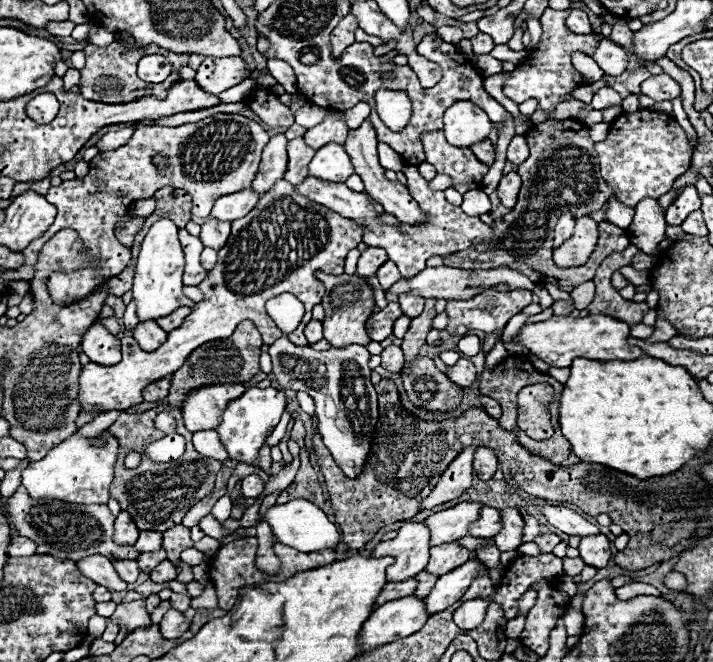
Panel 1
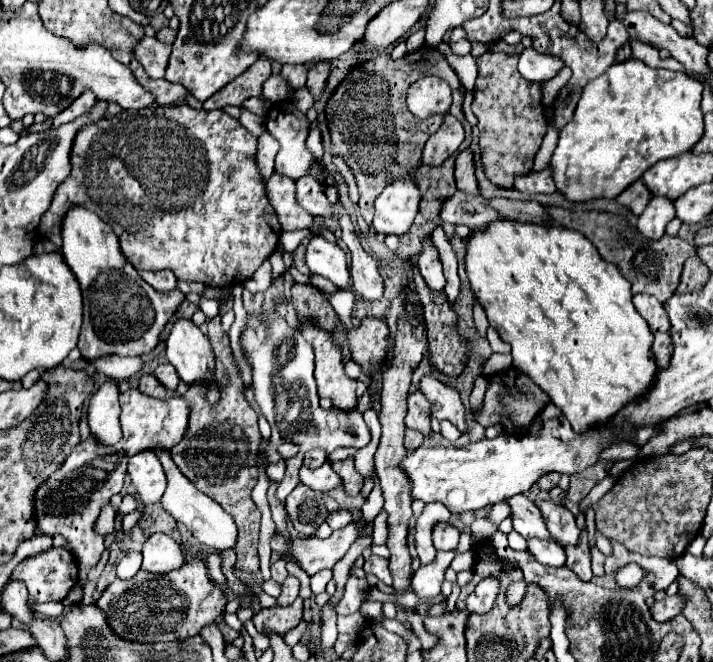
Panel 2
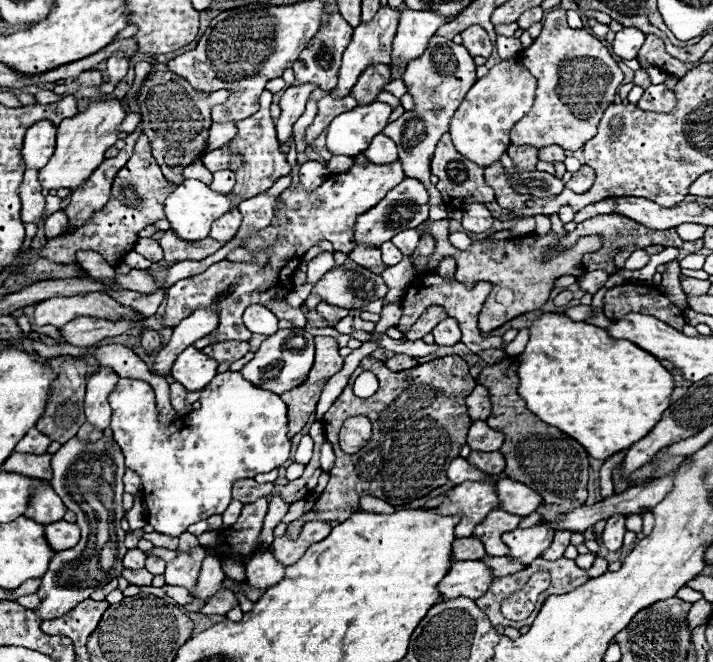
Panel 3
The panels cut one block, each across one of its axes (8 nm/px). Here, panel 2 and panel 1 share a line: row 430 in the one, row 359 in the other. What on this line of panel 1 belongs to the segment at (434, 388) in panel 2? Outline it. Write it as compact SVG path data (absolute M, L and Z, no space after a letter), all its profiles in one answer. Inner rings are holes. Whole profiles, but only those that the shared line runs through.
M460 358L456 366L448 368L448 378L462 388L470 388L476 382L476 368L470 360Z

